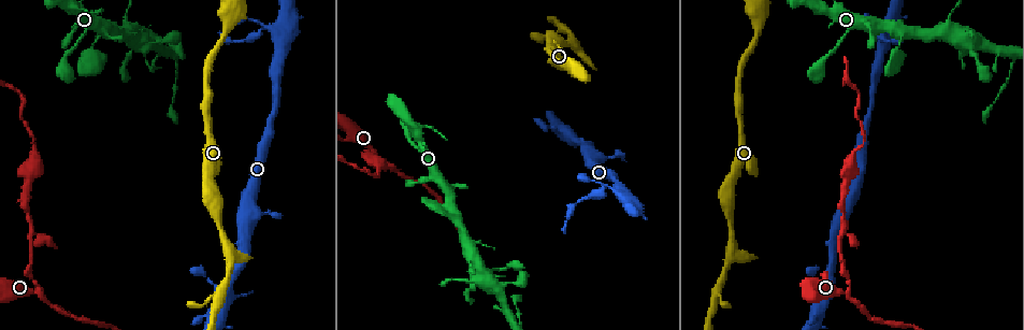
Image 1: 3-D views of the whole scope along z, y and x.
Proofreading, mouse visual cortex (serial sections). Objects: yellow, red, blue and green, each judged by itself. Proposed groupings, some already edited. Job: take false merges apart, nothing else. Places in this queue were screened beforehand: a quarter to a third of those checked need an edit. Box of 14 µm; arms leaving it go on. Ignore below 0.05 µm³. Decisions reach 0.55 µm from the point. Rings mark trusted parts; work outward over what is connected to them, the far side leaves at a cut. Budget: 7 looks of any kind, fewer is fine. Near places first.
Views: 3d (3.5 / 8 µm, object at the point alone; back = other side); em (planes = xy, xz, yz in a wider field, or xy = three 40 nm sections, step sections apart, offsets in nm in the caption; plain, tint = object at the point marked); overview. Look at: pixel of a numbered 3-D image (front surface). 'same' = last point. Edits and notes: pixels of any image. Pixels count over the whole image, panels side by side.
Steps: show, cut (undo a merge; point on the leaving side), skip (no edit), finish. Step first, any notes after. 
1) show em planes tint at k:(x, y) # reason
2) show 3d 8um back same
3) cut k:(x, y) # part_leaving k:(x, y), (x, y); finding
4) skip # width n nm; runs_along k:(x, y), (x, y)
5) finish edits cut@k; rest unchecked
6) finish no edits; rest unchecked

show 3d 3.5um back at 1:(608, 188) # sudden change in width

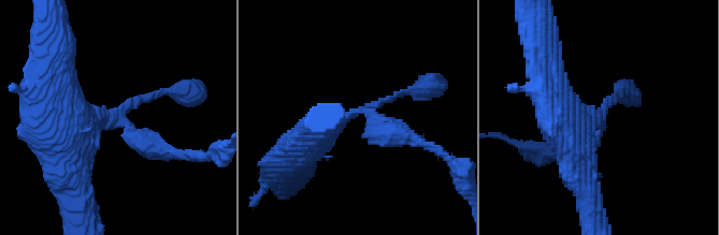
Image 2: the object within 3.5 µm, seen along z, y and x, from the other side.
show em planes tint at 2:(601, 116) # shape alone is not enough

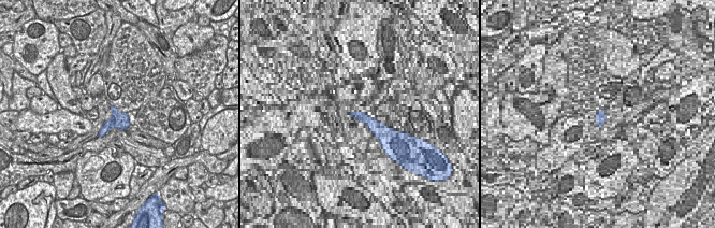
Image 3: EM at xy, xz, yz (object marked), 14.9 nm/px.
show em xy step 1 tint same # another direction

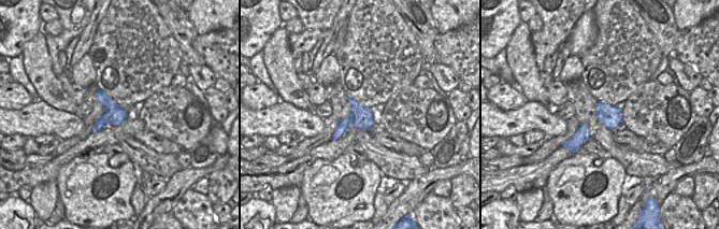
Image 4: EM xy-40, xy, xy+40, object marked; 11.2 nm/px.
cut 2:(151, 146) # part_leaving 2:(131, 132), (174, 155), (220, 151); a second cell is stuck on

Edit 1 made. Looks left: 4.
show em xy step 3 tint at 1:(845, 291) # three arms meet

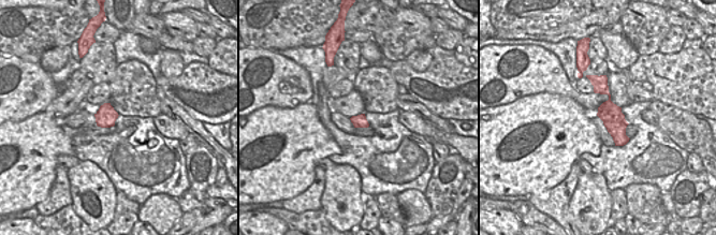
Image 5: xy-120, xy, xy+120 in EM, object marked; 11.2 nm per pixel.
show 3d 3.5um same # wider look

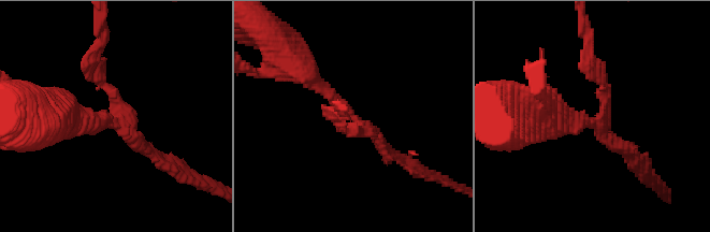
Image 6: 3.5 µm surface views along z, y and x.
cut 6:(602, 73) # arm_widths 150, 200, 200 nm; part_leaving 6:(604, 105), (587, 30); a second cell is stuck on

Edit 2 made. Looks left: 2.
finish edits cut@2, cut@6; rest unchecked

